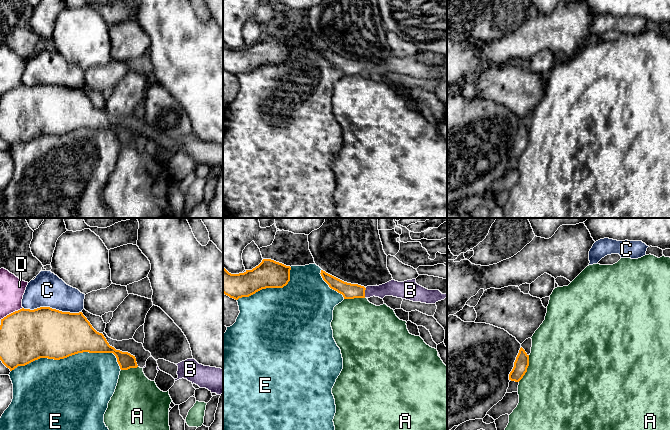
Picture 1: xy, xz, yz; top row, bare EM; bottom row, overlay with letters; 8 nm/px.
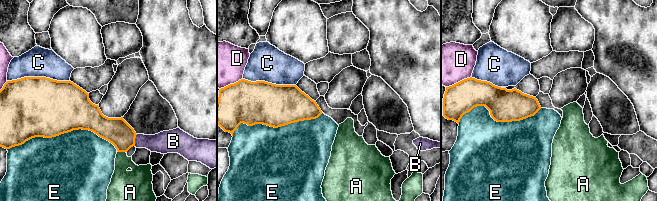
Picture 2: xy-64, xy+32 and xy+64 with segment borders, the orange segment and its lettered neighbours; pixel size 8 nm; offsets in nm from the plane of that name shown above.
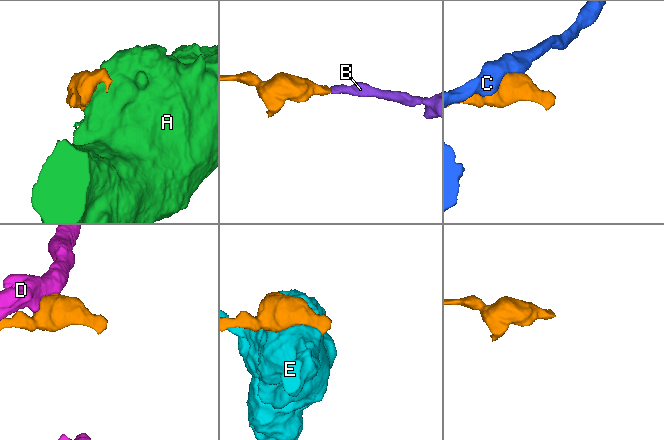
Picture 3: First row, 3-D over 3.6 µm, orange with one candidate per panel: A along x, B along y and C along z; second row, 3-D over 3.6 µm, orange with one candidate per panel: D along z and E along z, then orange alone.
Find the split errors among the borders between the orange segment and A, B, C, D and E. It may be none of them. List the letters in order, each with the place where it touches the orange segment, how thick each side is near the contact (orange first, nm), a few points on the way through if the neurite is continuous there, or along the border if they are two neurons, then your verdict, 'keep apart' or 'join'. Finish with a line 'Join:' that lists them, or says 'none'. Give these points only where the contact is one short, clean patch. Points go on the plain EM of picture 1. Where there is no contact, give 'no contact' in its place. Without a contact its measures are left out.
A: meets orange in yz at (527, 143); 120 nm thick on the orange side, 500 nm on the other; border along yz (529, 131), (527, 147), (518, 157); keep apart
B: meets orange in xz at (364, 68); 130 nm thick on the orange side, 130 nm on the other; runs through xz (349, 67), (364, 68), (393, 64); join
C: meets orange in xy at (51, 84); 400 nm thick on the orange side, 280 nm on the other; keep apart
D: meets orange in xy at (11, 89); 420 nm thick on the orange side, 200 nm on the other; keep apart
E: meets orange in xy at (69, 131); 400 nm thick on the orange side, 480 nm on the other; keep apart
Join: B

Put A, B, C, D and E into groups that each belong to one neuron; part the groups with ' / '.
A / B / C / D / E

